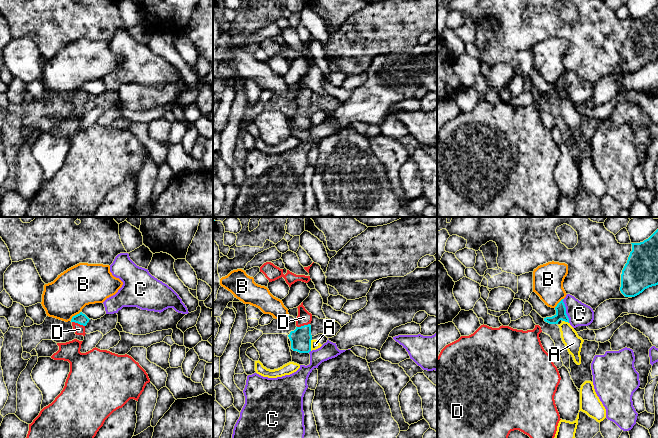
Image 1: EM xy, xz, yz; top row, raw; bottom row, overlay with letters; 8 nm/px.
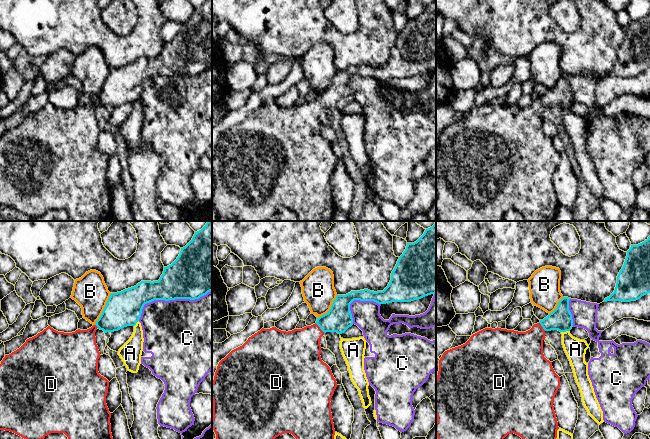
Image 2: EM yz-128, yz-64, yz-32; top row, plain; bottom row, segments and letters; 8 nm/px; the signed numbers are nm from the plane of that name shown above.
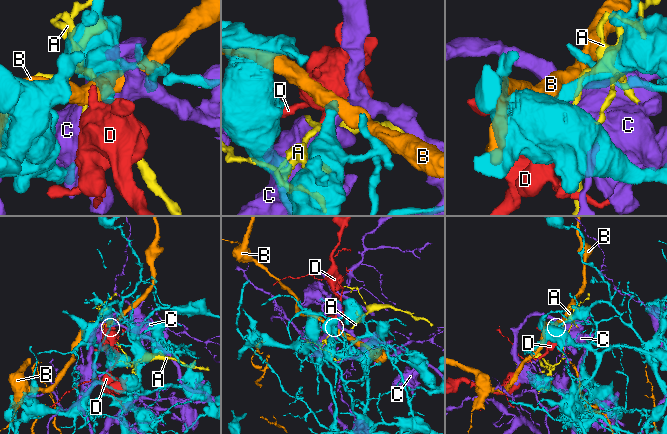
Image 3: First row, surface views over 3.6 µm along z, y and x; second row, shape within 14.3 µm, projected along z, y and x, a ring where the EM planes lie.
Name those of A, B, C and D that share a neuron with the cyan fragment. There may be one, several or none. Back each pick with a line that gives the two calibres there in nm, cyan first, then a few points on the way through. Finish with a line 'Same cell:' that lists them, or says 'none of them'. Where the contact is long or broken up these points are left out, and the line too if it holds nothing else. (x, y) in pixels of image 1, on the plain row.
D: Thickness 90 nm (cyan) against 80 nm. Path across: xy (82, 95), (78, 99), (79, 105)
Same cell: D

